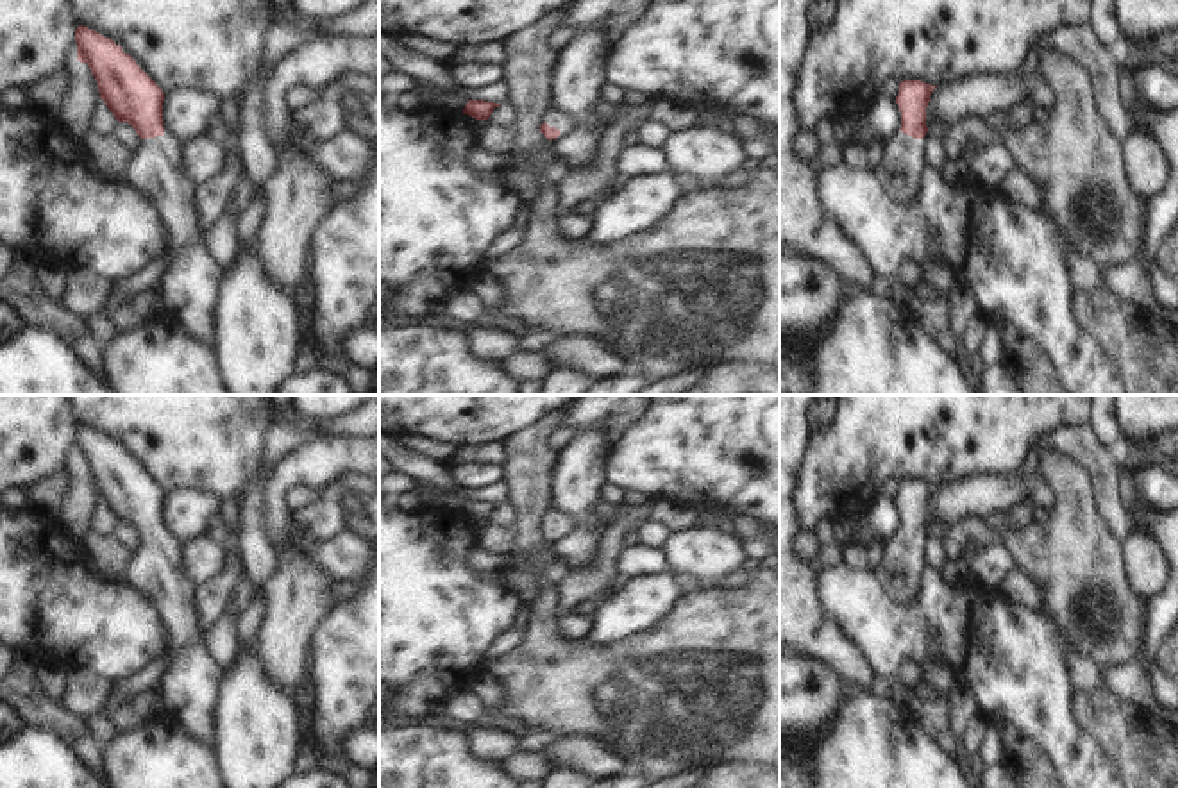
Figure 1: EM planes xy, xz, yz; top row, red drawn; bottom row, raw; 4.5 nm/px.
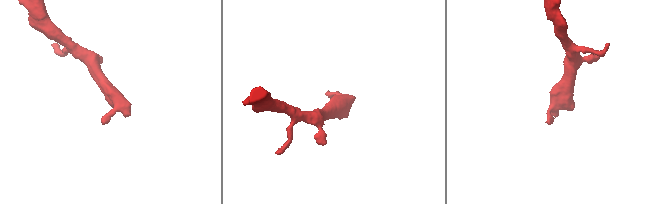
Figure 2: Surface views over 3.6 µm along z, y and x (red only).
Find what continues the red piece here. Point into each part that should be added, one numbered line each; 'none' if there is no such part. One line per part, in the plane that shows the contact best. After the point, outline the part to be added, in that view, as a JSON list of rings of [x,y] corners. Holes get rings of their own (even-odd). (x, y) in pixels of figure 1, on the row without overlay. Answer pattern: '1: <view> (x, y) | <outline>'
1: xy (190, 683) | [[[170,536],[147,538],[129,557],[116,577],[118,583],[136,590],[161,616],[168,634],[166,668],[157,693],[186,733],[213,745],[213,715],[223,674],[215,666],[204,649],[204,638],[197,627],[195,588],[184,572],[184,547]]]

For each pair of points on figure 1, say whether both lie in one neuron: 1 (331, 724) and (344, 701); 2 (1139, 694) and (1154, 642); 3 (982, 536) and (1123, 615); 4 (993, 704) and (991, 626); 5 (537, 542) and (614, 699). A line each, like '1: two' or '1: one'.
1: one
2: one
3: one
4: one
5: one

